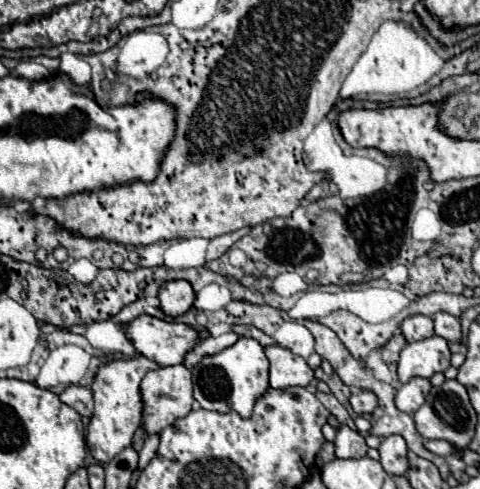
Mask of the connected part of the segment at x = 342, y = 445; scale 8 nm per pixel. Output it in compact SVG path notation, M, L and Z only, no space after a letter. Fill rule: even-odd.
M347 425L339 427L335 437L335 447L337 447L335 455L339 459L359 459L359 457L365 457L369 449L365 439L355 429L349 429Z

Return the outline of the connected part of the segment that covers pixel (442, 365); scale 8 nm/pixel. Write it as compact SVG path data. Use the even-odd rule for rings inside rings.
M437 335L423 341L407 343L397 363L399 381L407 383L413 377L429 379L435 373L443 373L449 367L449 359L451 351L447 347L447 341Z

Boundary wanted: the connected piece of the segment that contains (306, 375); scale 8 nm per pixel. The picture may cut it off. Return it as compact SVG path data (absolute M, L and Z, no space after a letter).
M281 345L265 347L265 355L271 363L271 387L287 389L293 385L307 387L313 381L313 369L307 361Z

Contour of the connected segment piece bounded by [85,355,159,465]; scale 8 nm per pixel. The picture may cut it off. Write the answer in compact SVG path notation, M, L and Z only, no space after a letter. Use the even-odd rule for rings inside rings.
M143 355L133 357L133 359L115 359L111 363L99 367L93 387L91 387L93 397L95 397L95 411L93 411L91 421L87 425L85 441L87 441L91 455L101 465L109 463L119 451L123 451L125 447L131 445L133 433L141 425L143 403L139 399L139 383L151 367L159 367L159 365Z

